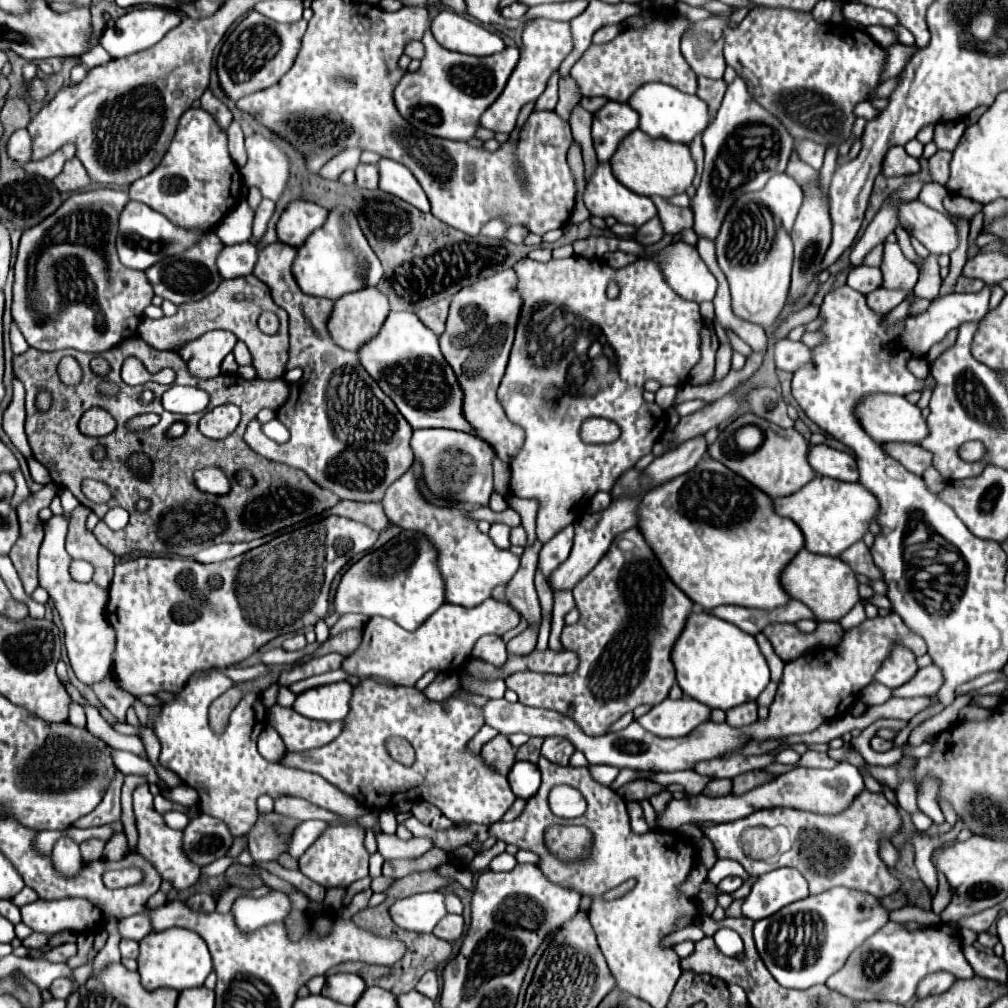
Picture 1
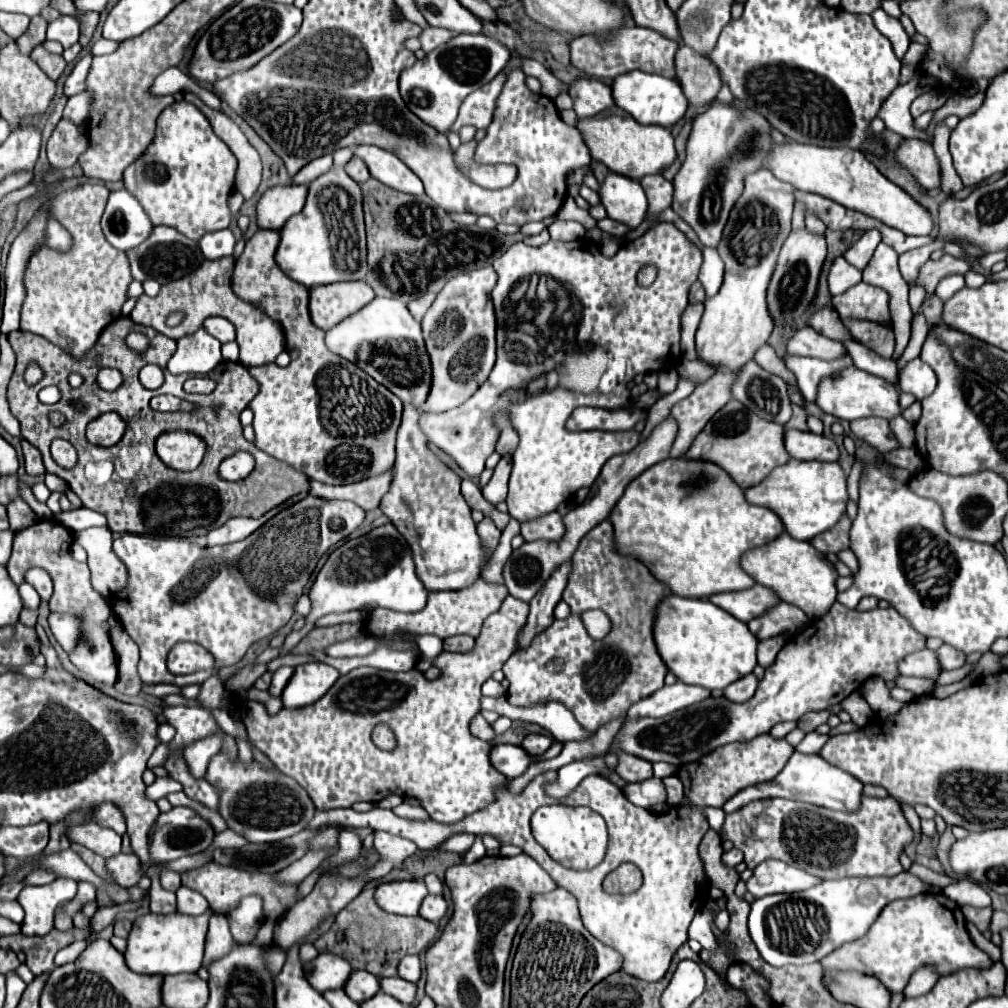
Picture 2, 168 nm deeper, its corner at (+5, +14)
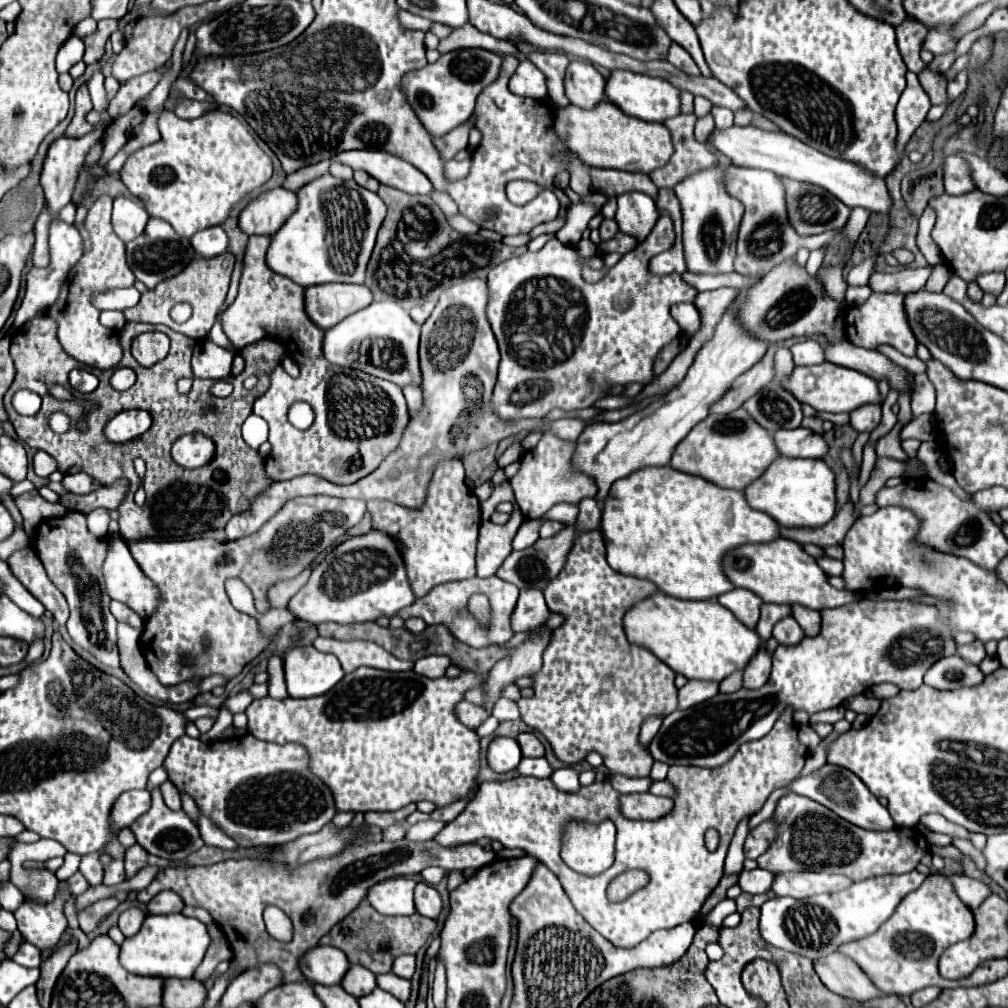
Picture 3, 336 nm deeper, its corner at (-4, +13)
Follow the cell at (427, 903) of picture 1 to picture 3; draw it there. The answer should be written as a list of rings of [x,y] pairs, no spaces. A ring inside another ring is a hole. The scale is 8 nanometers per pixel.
[[[391,878],[379,882],[367,892],[373,908],[385,916],[411,916],[415,914],[415,886],[411,878]]]

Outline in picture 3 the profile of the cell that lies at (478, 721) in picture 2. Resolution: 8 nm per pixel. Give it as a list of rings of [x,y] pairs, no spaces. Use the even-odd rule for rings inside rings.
[[[459,702],[459,708],[457,708],[457,716],[459,716],[459,720],[465,724],[465,726],[469,726],[469,728],[477,728],[477,726],[481,726],[487,718],[489,718],[489,712],[487,710],[483,710],[481,706],[475,706],[475,704],[471,704],[471,702]]]

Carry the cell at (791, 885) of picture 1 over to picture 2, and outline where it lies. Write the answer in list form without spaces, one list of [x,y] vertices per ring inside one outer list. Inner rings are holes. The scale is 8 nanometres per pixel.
[[[770,859],[754,869],[754,875],[746,885],[754,897],[764,897],[772,893],[806,891],[818,883],[822,883],[820,877],[810,875],[798,867],[790,867],[784,861]]]

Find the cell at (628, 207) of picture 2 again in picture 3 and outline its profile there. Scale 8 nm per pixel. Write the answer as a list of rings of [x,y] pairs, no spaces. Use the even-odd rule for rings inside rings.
[[[625,192],[617,198],[617,214],[615,220],[619,230],[635,236],[637,240],[645,240],[651,228],[655,226],[659,212],[655,208],[655,200],[649,194],[641,192]]]

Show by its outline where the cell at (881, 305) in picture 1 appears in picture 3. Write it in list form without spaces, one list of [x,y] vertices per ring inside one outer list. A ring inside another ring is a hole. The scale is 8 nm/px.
[[[873,292],[865,304],[861,306],[849,306],[847,308],[847,328],[845,336],[855,344],[863,348],[877,348],[879,344],[891,344],[905,356],[915,356],[917,340],[915,334],[907,322],[907,312],[903,310],[905,296],[903,294],[887,294],[887,292]]]

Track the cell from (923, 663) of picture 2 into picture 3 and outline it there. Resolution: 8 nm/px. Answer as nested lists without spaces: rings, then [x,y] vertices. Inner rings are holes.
[[[957,654],[941,658],[927,670],[925,684],[939,690],[955,690],[957,686],[977,686],[983,682],[983,674],[975,664],[965,662]]]

